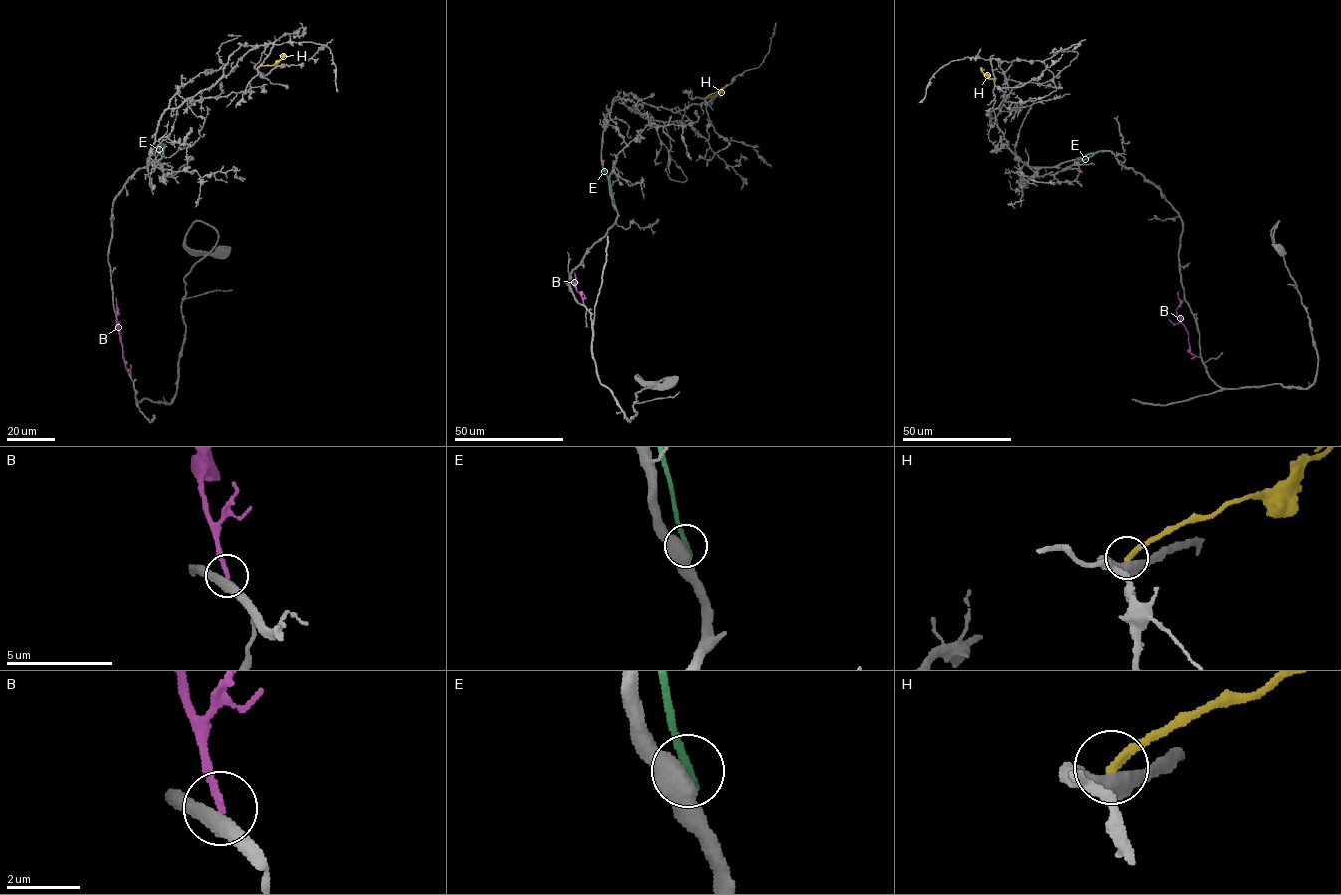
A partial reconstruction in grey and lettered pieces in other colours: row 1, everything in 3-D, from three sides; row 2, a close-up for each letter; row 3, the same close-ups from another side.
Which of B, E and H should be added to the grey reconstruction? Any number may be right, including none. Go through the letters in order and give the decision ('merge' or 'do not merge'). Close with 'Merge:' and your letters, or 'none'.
B: do not merge
E: do not merge
H: do not merge
Merge: none

